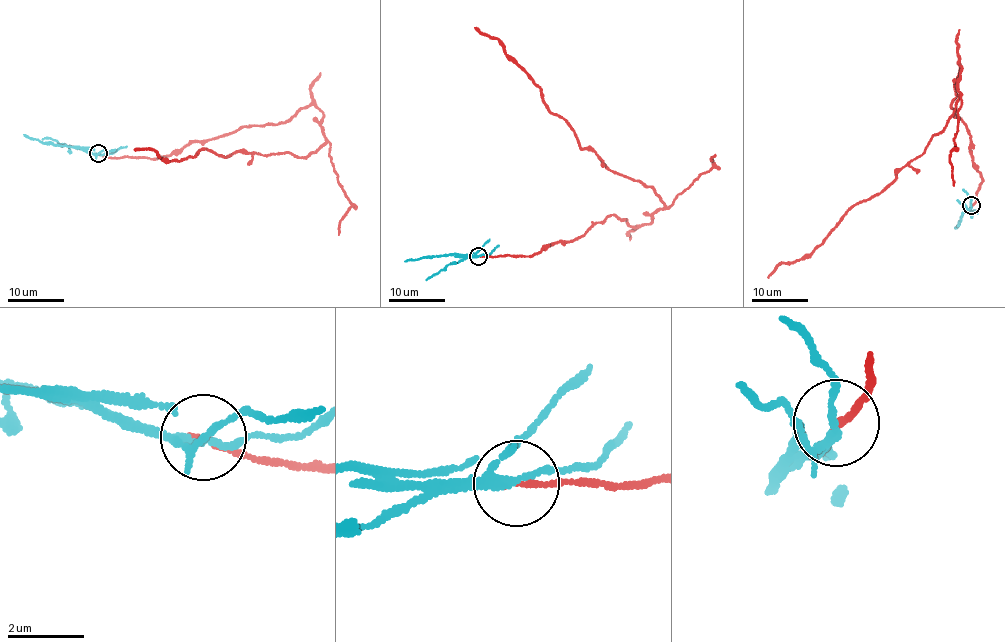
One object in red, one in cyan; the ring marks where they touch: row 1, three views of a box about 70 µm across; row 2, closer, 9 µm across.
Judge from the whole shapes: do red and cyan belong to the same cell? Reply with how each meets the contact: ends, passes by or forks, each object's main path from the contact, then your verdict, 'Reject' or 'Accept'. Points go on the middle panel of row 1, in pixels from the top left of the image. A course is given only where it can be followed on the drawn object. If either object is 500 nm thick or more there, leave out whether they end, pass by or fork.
At the ring red ends. At the ring cyan forks. Course of red: (479, 256), (530, 257), (612, 215), (635, 227), (666, 206), (652, 187), (580, 148), (538, 85), (475, 27). Course of cyan: (479, 256), (450, 253), (404, 261). Reject

